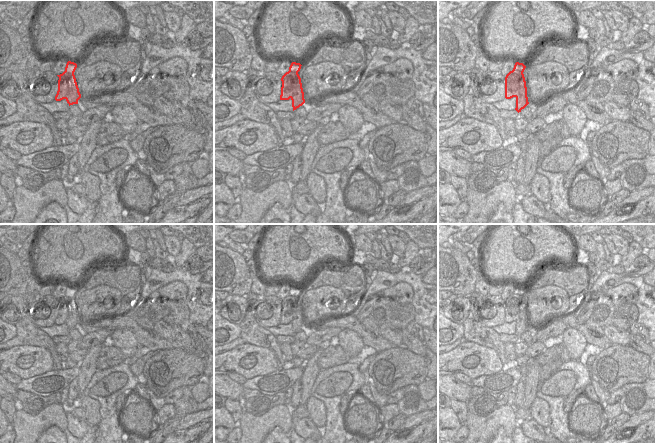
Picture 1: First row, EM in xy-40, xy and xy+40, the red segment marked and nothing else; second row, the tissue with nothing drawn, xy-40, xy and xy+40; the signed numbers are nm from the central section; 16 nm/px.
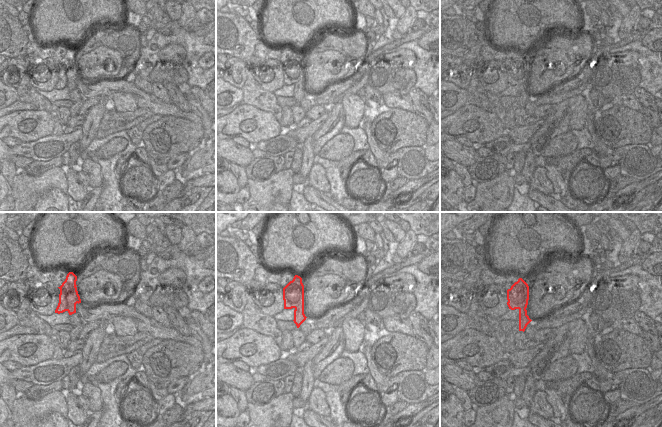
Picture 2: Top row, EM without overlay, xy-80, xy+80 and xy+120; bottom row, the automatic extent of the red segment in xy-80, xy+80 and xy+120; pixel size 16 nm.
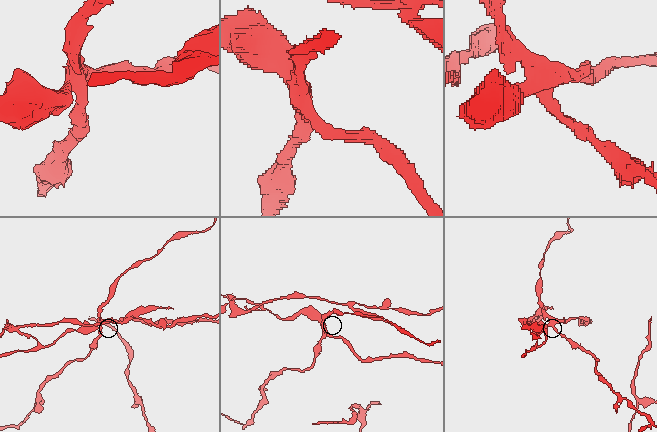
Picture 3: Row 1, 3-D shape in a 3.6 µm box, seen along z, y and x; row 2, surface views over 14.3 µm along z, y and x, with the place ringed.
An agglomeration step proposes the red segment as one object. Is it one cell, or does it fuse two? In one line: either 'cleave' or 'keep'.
cleave

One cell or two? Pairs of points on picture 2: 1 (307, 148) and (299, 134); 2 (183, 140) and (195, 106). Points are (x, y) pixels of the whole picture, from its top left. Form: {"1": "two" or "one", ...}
{"1": "two", "2": "two"}

